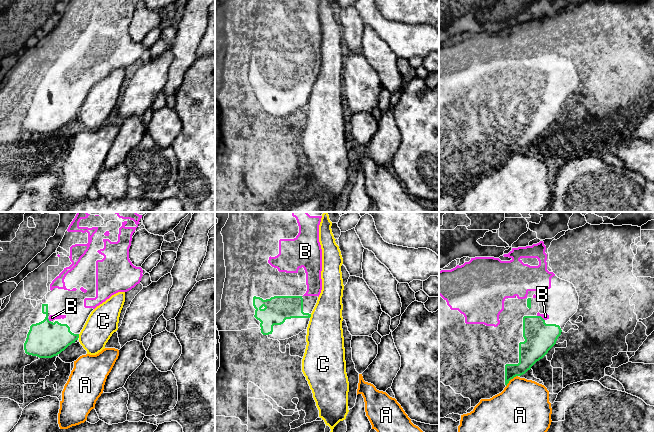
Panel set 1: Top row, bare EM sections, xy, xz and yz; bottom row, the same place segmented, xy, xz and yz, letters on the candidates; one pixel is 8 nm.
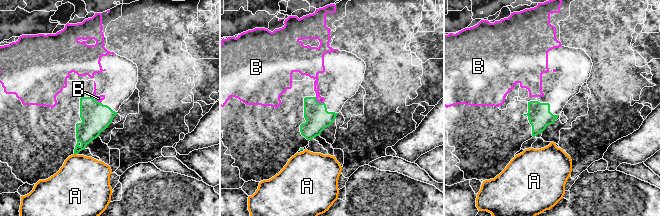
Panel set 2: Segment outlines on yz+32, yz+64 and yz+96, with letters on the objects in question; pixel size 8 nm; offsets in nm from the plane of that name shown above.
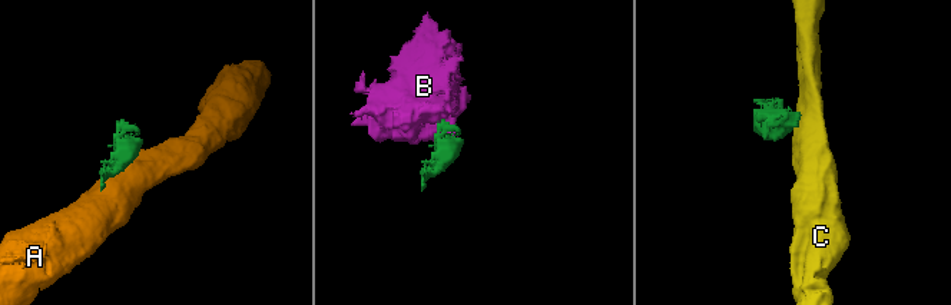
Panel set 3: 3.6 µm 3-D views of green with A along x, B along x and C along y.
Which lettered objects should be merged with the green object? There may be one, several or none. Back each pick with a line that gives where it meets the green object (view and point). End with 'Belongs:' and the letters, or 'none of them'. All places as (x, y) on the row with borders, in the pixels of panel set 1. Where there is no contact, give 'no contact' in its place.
B: xy (48, 320)
Belongs: B

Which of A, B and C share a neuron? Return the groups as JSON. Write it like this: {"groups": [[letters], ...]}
{"groups": [["A"], ["B"], ["C"]]}

